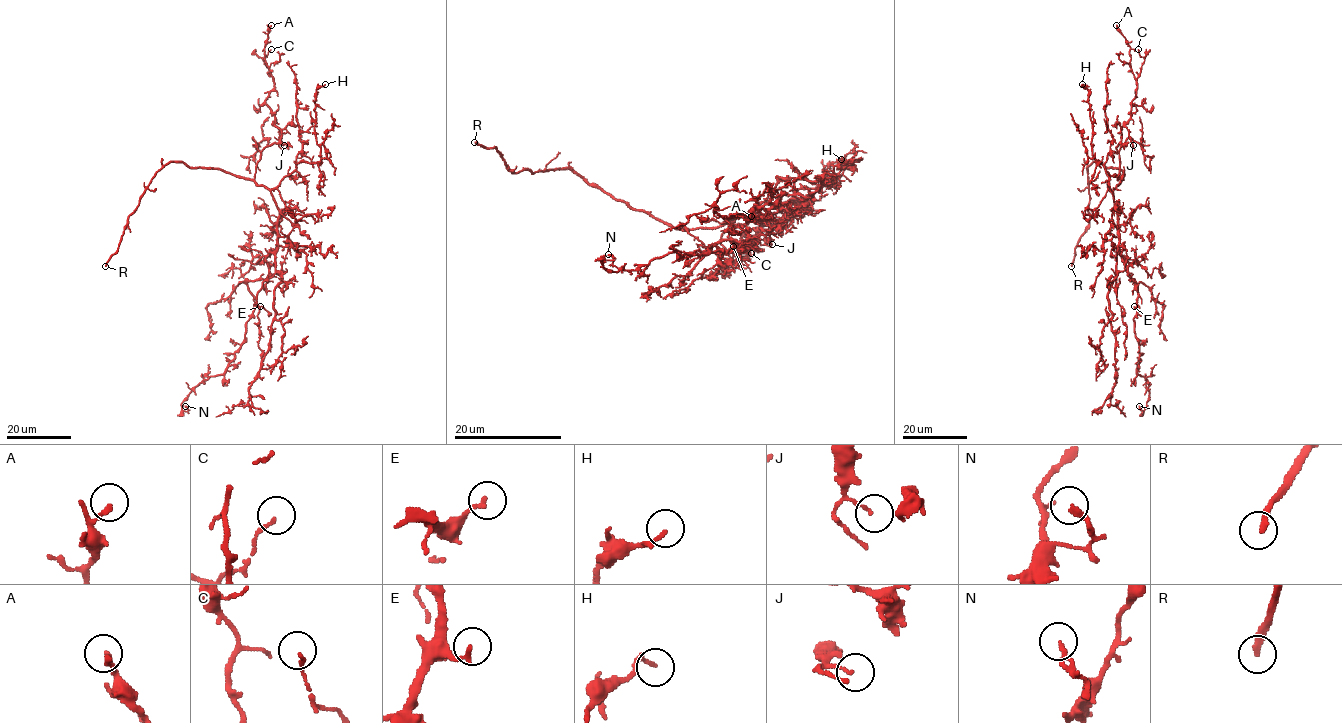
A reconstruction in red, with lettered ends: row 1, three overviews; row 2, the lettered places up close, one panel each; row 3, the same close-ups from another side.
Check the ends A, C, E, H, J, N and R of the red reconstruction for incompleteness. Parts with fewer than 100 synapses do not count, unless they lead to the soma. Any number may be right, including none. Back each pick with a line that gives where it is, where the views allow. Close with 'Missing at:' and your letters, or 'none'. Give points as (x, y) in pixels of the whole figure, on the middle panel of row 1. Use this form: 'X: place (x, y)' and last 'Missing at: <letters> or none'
R: place (474, 142)
Missing at: R

